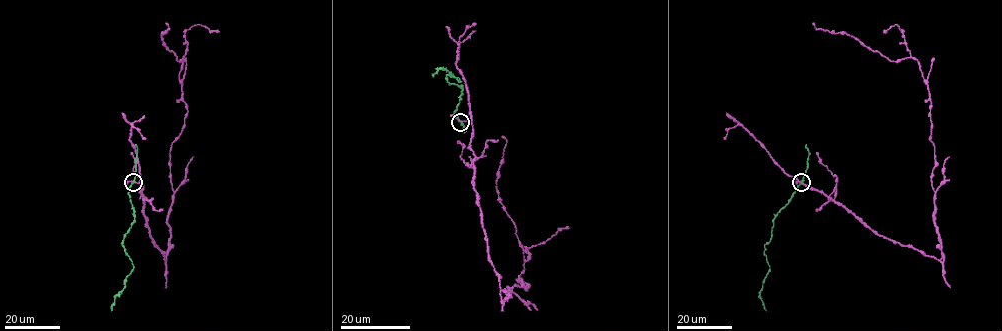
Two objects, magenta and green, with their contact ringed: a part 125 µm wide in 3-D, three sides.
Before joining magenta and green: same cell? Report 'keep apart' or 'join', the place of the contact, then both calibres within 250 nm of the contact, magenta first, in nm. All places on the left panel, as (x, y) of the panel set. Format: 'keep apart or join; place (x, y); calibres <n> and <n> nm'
keep apart; place (133, 182); calibres 420 and 320 nm

